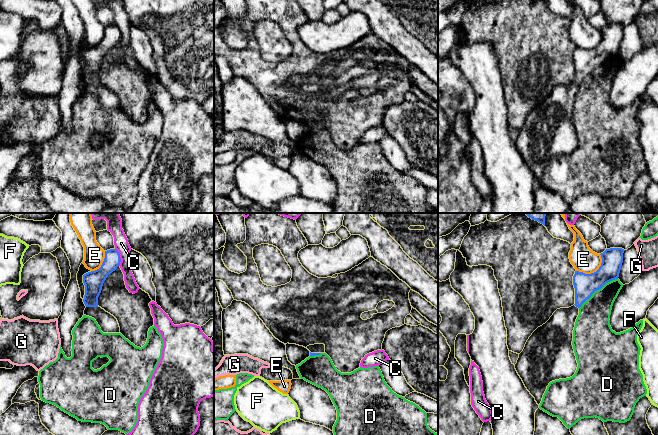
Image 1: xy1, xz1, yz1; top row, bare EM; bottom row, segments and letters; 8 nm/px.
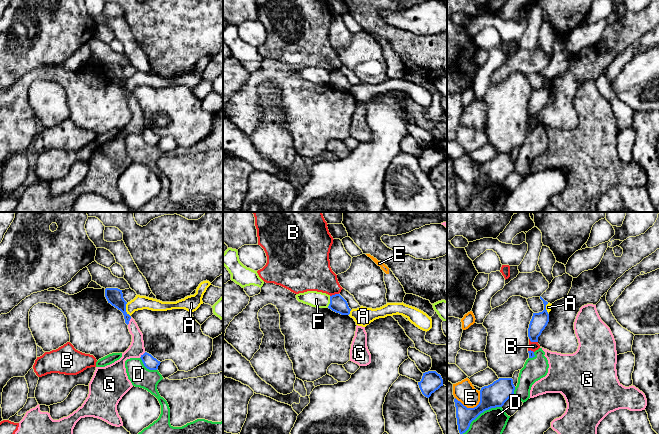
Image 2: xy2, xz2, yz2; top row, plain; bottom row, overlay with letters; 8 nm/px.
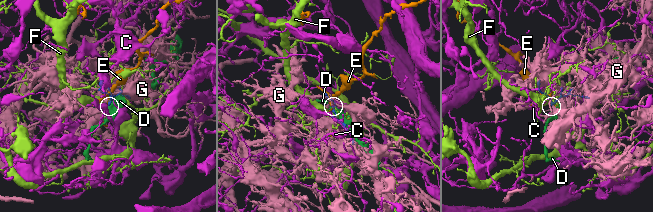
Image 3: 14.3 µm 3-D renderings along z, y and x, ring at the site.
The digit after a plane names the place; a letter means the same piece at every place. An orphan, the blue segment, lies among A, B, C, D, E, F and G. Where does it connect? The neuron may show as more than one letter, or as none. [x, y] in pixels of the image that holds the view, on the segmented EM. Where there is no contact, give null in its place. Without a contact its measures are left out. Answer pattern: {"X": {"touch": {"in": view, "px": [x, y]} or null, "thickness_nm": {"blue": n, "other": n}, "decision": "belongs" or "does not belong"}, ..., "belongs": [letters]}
{"A": {"touch": {"in": "xy2", "px": [125, 310]}, "thickness_nm": {"blue": 140, "other": 110}, "decision": "does not belong"}, "B": {"touch": {"in": "yz2", "px": [533, 341]}, "thickness_nm": {"blue": 140, "other": 80}, "decision": "does not belong"}, "C": {"touch": {"in": "xy1", "px": [119, 257]}, "thickness_nm": {"blue": 130, "other": 110}, "decision": "does not belong"}, "D": {"touch": {"in": "yz2", "px": [480, 413]}, "thickness_nm": {"blue": 190, "other": 200}, "decision": "does not belong"}, "E": {"touch": {"in": "yz1", "px": [594, 272]}, "thickness_nm": {"blue": 180, "other": 200}, "decision": "does not belong"}, "F": {"touch": {"in": "xz2", "px": [330, 301]}, "thickness_nm": {"blue": 140, "other": 130}, "decision": "does not belong"}, "G": {"touch": {"in": "xy2", "px": [129, 320]}, "thickness_nm": {"blue": 140, "other": 120}, "decision": "does not belong"}, "belongs": []}

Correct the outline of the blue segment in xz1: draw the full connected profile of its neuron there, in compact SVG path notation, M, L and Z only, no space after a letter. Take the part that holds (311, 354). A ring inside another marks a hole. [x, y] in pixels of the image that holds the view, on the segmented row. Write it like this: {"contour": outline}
{"contour": "M314 344L307 346L307 349L310 351L310 356L320 355L325 352L324 344Z"}

